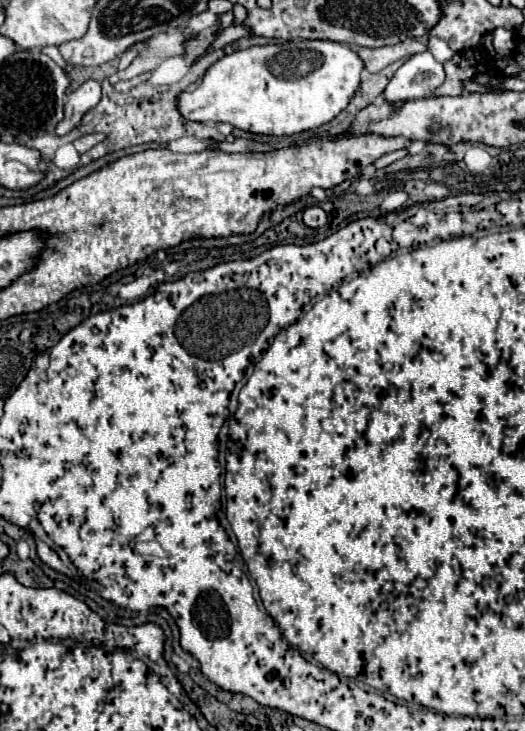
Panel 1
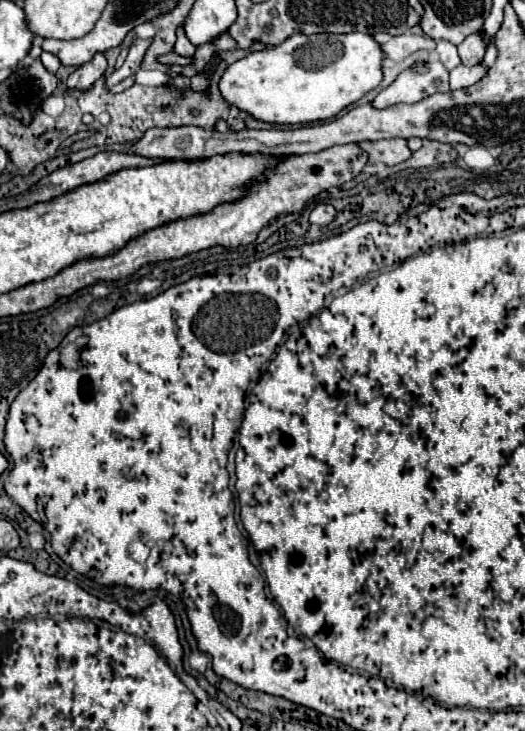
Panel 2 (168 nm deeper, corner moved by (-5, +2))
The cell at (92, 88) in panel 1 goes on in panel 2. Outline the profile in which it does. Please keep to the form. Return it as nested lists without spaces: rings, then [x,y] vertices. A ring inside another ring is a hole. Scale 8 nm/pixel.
[[[97,53],[89,63],[77,67],[77,71],[73,71],[67,79],[67,87],[79,87],[79,89],[89,89],[89,85],[93,85],[95,79],[103,77],[107,69],[107,59],[103,53]]]

